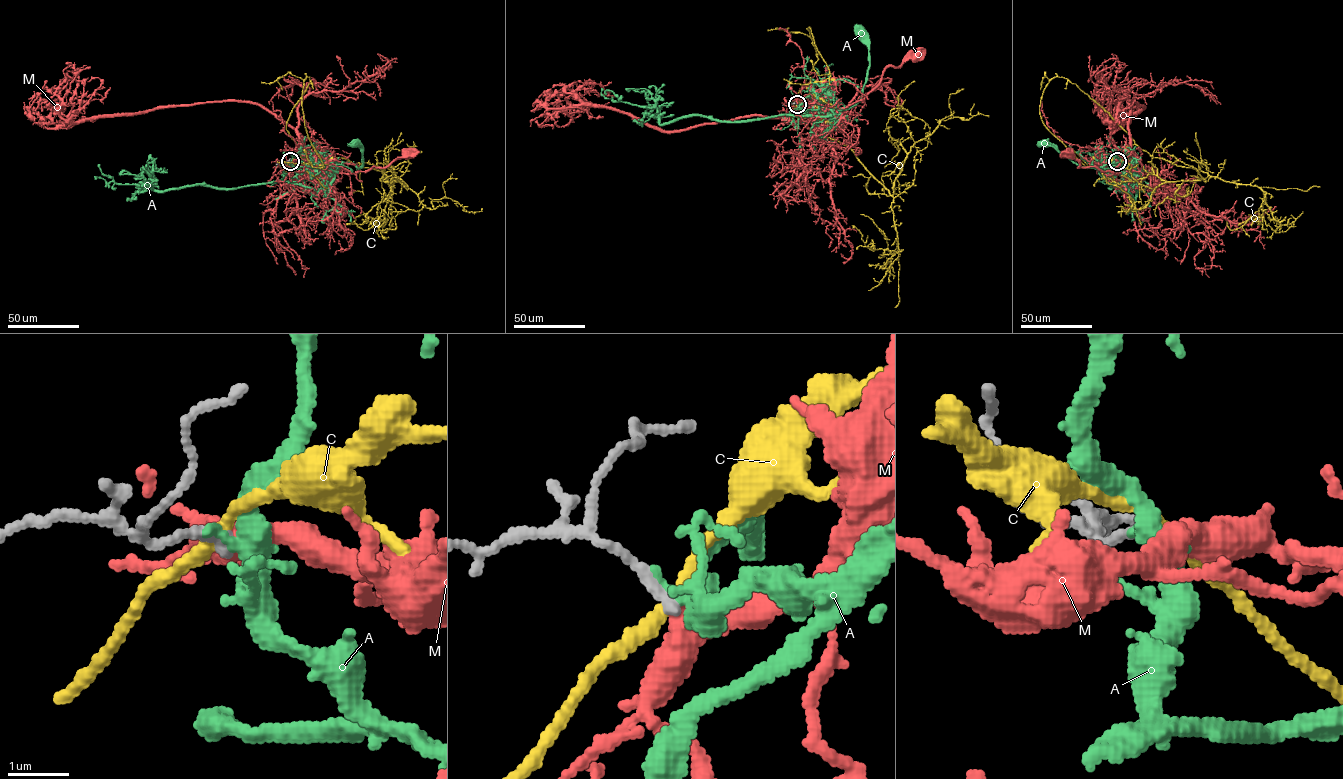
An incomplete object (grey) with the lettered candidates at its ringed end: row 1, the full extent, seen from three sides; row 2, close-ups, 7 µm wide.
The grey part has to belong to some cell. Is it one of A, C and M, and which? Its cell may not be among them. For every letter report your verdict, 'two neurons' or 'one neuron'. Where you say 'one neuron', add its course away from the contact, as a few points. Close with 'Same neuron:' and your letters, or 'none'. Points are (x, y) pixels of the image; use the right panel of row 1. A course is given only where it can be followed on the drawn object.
A: two neurons
C: two neurons
M: one neuron | via (1117, 162), (1113, 165), (1125, 161), (1126, 168), (1113, 173), (1095, 167), (1078, 167), (1079, 162), (1068, 153)
Same neuron: M

